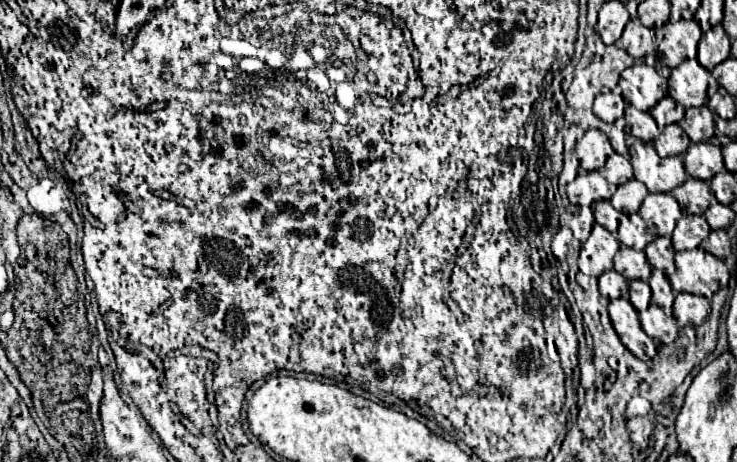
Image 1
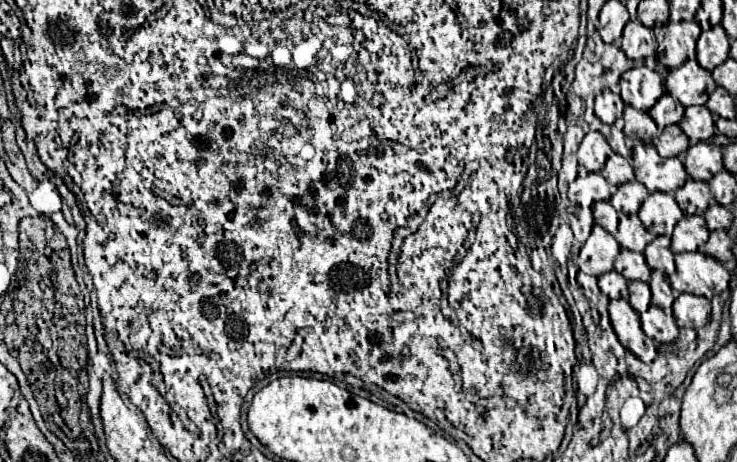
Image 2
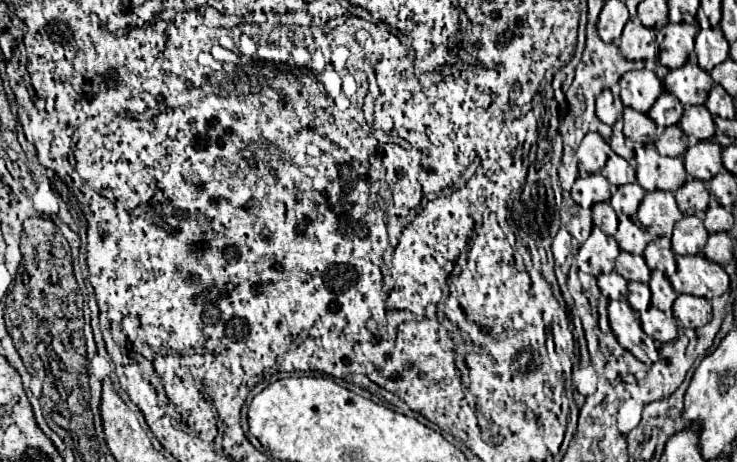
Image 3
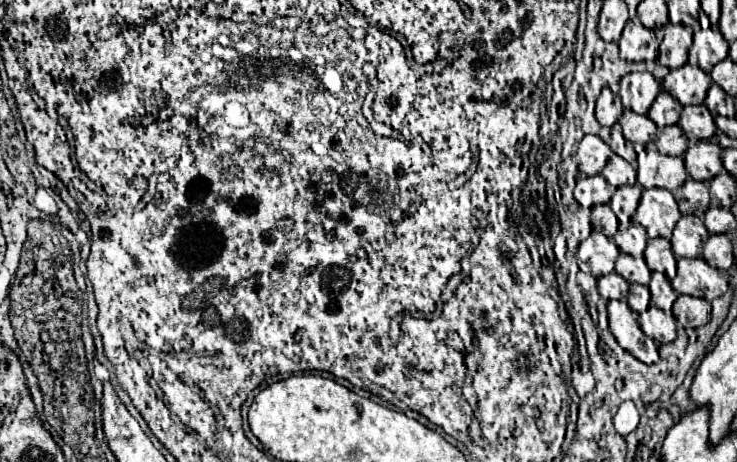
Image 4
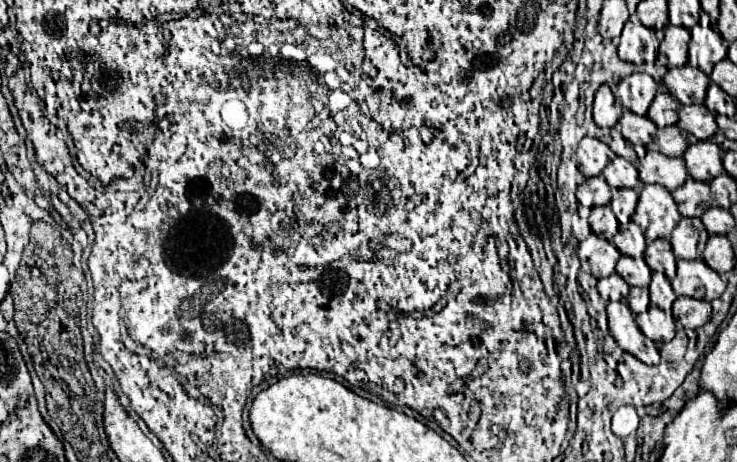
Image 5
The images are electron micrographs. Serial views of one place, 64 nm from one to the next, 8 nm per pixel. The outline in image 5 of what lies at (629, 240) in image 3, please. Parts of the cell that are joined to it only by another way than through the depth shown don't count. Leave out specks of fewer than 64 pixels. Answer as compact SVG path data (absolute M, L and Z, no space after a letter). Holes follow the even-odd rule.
M628 222L628 226L620 226L618 234L614 236L614 246L630 258L642 258L646 249L646 239L640 226L634 222Z

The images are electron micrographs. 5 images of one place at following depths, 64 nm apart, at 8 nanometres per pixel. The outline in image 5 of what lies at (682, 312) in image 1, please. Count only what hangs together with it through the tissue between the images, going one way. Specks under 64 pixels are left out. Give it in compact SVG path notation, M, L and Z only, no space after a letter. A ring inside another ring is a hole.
M679 296L672 306L673 317L684 328L700 328L712 318L712 306L710 302L696 300L696 298L684 298Z

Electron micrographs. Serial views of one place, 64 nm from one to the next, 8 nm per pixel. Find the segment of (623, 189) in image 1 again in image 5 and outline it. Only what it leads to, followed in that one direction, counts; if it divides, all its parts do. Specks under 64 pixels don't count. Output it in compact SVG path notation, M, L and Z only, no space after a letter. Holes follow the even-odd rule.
M616 190L614 198L610 201L610 206L612 206L616 218L620 220L620 224L630 222L636 202L638 202L638 194L634 190Z

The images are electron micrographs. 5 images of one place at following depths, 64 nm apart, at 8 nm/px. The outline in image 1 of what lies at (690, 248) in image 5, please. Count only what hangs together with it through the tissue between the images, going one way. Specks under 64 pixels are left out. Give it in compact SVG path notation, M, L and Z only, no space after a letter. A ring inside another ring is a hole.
M682 216L676 224L674 236L672 236L672 248L674 250L694 250L702 244L704 238L708 238L710 226L704 216Z

